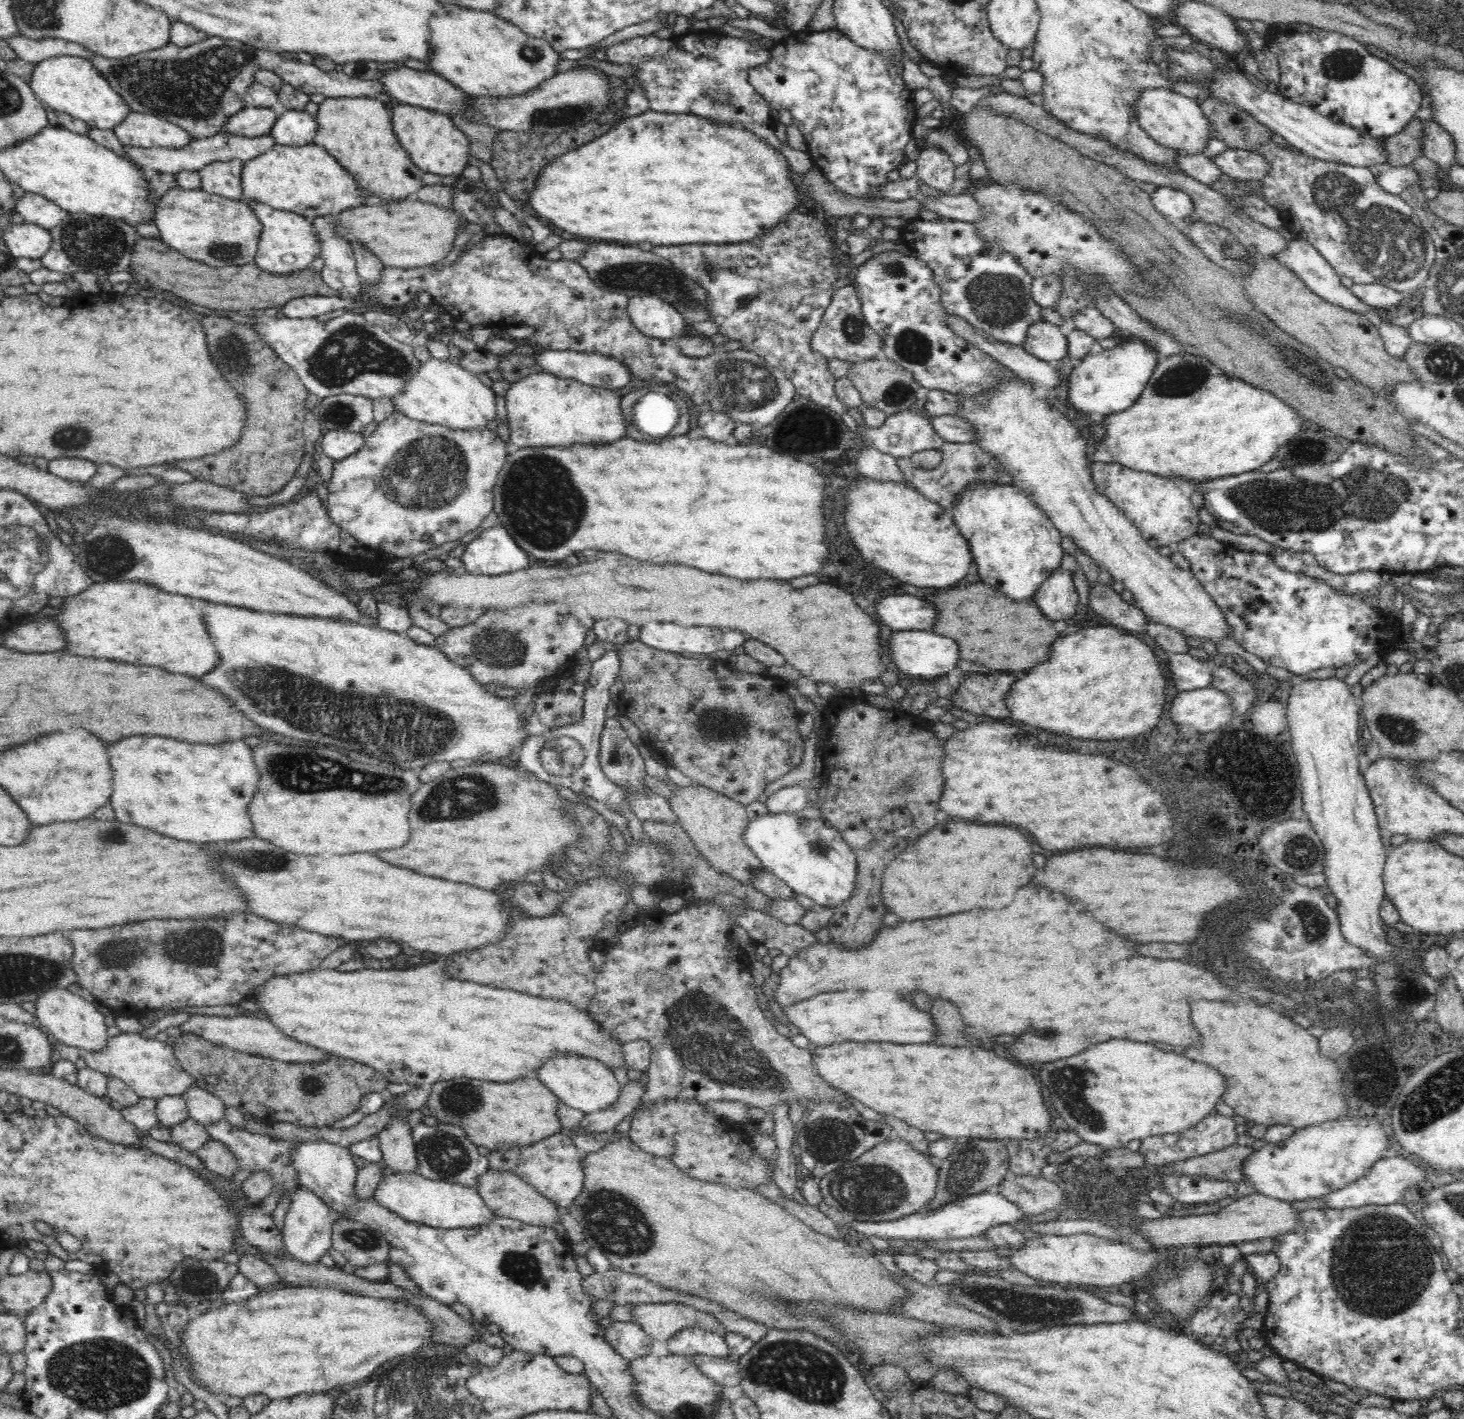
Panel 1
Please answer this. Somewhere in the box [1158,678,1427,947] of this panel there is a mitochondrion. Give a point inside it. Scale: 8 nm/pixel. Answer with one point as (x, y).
(1301, 851)

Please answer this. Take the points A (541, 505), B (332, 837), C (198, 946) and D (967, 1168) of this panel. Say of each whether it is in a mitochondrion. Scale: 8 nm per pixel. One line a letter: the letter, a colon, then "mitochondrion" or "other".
A: mitochondrion
B: other
C: mitochondrion
D: mitochondrion

